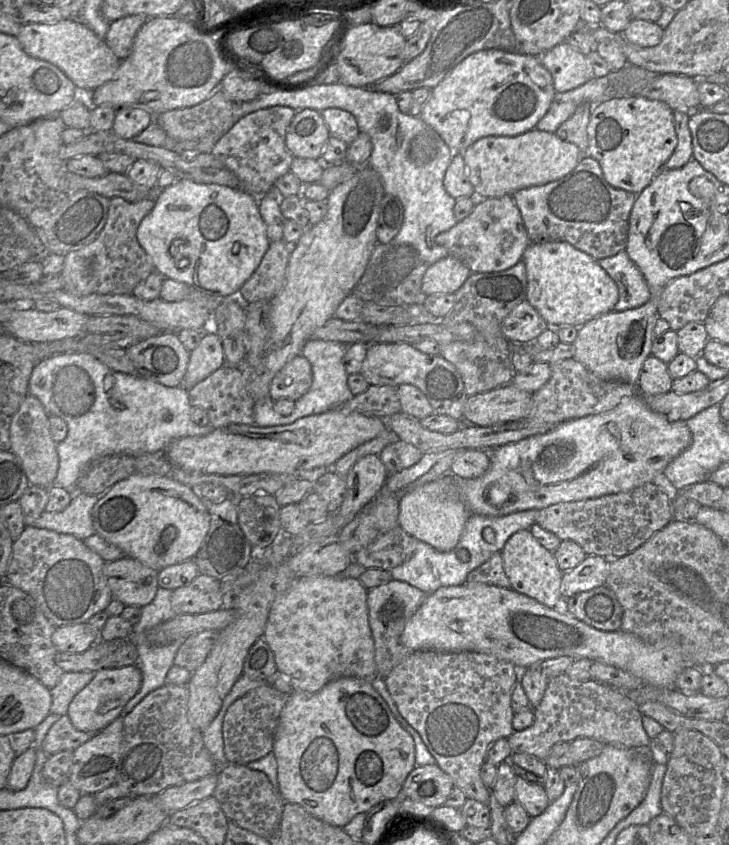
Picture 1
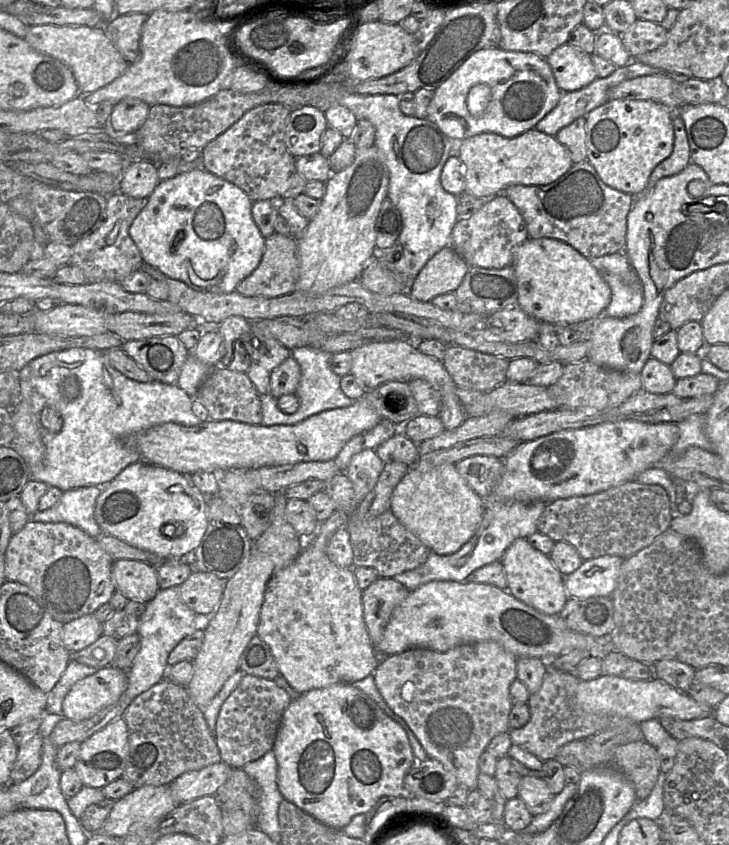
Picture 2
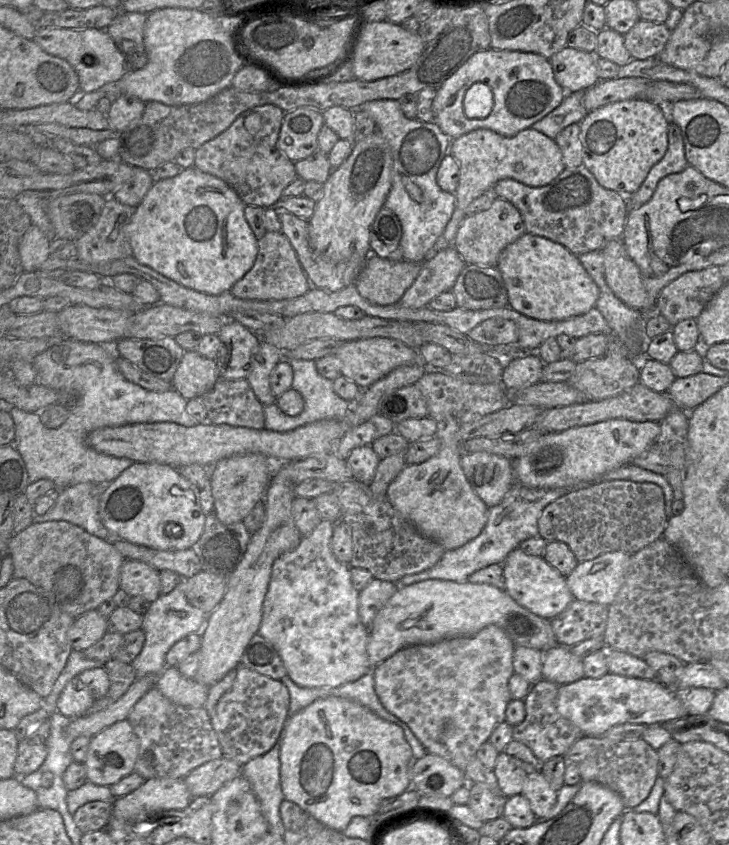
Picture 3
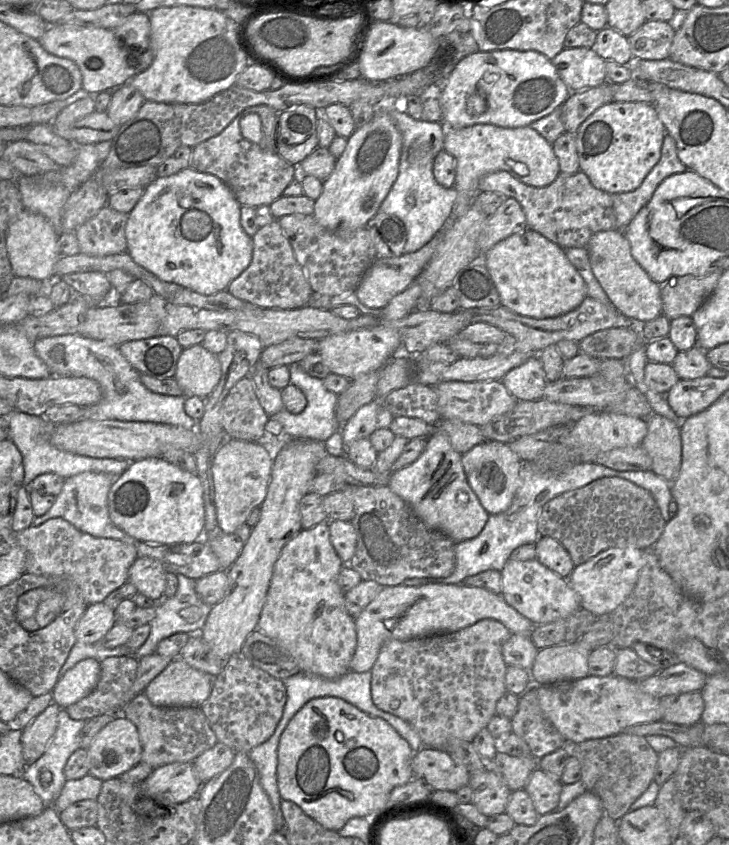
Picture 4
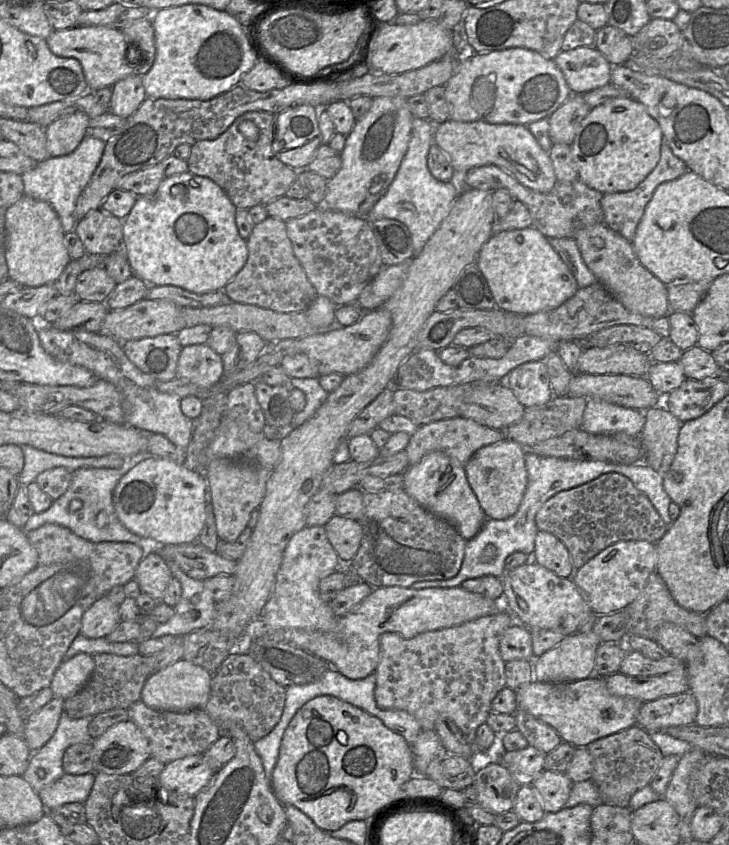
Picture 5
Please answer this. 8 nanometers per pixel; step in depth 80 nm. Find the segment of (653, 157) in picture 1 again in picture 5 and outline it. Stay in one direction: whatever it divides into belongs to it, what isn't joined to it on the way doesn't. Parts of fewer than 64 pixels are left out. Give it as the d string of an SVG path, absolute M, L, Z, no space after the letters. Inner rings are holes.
M622 97L592 108L570 146L578 178L604 194L634 190L659 162L662 143L661 127L646 107L632 97Z

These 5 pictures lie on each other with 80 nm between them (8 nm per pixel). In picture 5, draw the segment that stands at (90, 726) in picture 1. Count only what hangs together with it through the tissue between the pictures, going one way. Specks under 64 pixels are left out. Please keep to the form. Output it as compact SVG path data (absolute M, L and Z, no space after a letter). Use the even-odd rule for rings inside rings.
M79 653L63 661L55 671L51 684L53 696L63 700L76 694L90 679L95 668L92 655Z

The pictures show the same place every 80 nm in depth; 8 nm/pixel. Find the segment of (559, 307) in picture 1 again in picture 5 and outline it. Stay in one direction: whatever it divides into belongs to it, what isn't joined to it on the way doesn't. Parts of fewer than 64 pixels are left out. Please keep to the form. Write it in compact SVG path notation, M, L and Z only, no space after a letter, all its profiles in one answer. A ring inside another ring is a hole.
M535 227L494 233L482 246L476 264L487 279L497 308L521 315L554 309L579 289L568 266Z

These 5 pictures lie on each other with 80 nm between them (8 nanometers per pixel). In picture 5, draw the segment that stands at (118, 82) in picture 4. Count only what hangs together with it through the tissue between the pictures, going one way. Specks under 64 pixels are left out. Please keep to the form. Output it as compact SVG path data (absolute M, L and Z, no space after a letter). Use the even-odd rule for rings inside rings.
M75 26L64 30L53 30L50 36L46 39L47 45L51 52L59 57L74 58L79 61L82 66L85 80L88 84L89 91L97 91L105 87L112 87L118 81L136 74L138 69L145 62L145 56L136 63L129 60L130 52L128 39L123 34L122 30L103 27L103 26Z

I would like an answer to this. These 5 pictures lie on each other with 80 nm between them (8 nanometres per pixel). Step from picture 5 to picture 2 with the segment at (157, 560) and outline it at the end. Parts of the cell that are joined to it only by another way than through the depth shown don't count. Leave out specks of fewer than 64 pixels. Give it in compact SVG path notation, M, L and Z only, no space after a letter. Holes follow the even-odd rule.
M115 560L111 578L116 591L128 600L148 603L160 589L157 567L140 560Z

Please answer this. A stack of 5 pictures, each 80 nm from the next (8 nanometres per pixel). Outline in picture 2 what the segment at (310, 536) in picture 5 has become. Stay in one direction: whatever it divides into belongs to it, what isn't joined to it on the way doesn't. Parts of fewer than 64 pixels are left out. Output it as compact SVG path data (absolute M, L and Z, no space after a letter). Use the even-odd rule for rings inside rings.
M335 511L320 523L317 531L306 539L304 548L288 566L272 575L267 583L260 612L257 635L269 646L280 675L299 694L328 687L336 683L353 683L373 675L380 655L370 640L362 605L362 590L358 587L353 570L333 563L327 555L327 545L334 533L346 527L348 516Z

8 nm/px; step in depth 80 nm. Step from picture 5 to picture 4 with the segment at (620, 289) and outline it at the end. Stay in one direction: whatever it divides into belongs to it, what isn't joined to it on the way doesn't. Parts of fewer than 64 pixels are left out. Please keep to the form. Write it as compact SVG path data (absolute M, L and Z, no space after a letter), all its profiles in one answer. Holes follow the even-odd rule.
M621 230L600 231L587 246L592 271L613 305L633 322L647 322L662 315L662 286L655 282L631 254L631 245Z

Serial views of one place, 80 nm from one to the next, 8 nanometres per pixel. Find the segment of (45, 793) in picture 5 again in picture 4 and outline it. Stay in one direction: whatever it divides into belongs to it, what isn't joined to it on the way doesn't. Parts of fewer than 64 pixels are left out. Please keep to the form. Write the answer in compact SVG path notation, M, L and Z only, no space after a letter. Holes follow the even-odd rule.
M87 774L76 780L66 780L60 796L53 807L60 813L70 805L81 800L96 800L103 781Z

